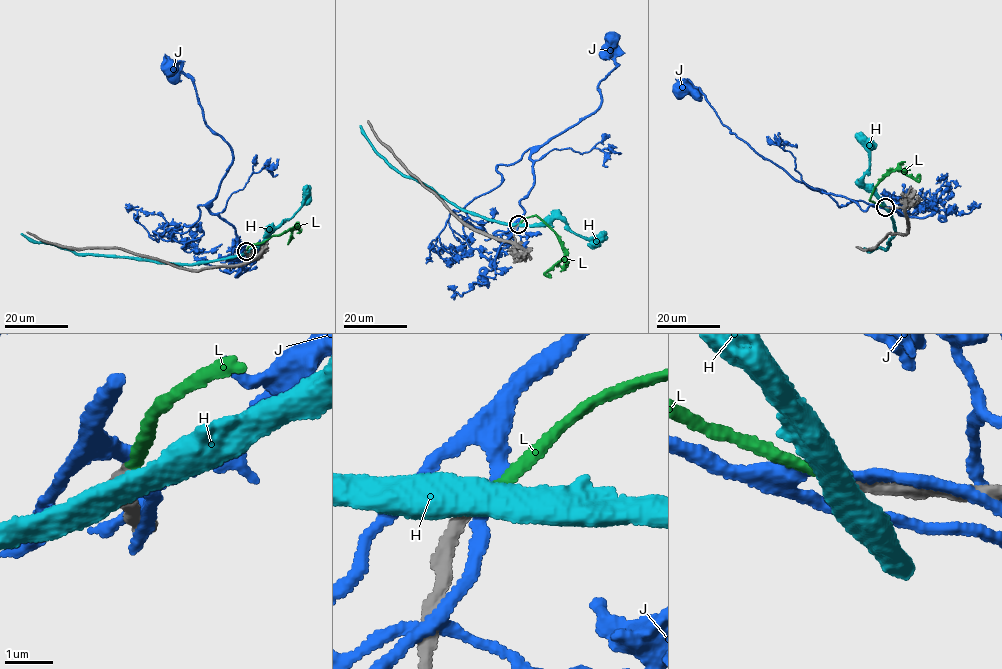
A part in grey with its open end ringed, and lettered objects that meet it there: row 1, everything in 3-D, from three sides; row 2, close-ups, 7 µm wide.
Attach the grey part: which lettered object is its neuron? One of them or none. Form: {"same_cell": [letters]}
{"same_cell": ["L"]}

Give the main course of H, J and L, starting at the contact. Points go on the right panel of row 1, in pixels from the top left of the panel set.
H: (886, 207), (894, 220), (896, 231), (889, 242), (891, 245), (885, 250), (879, 247), (866, 252), (864, 248)
J: (886, 206), (872, 204), (863, 210), (853, 201), (822, 193), (798, 181), (732, 133), (699, 88), (679, 91)
L: (885, 206), (870, 201), (878, 183), (893, 171), (902, 171), (914, 178), (920, 174)

